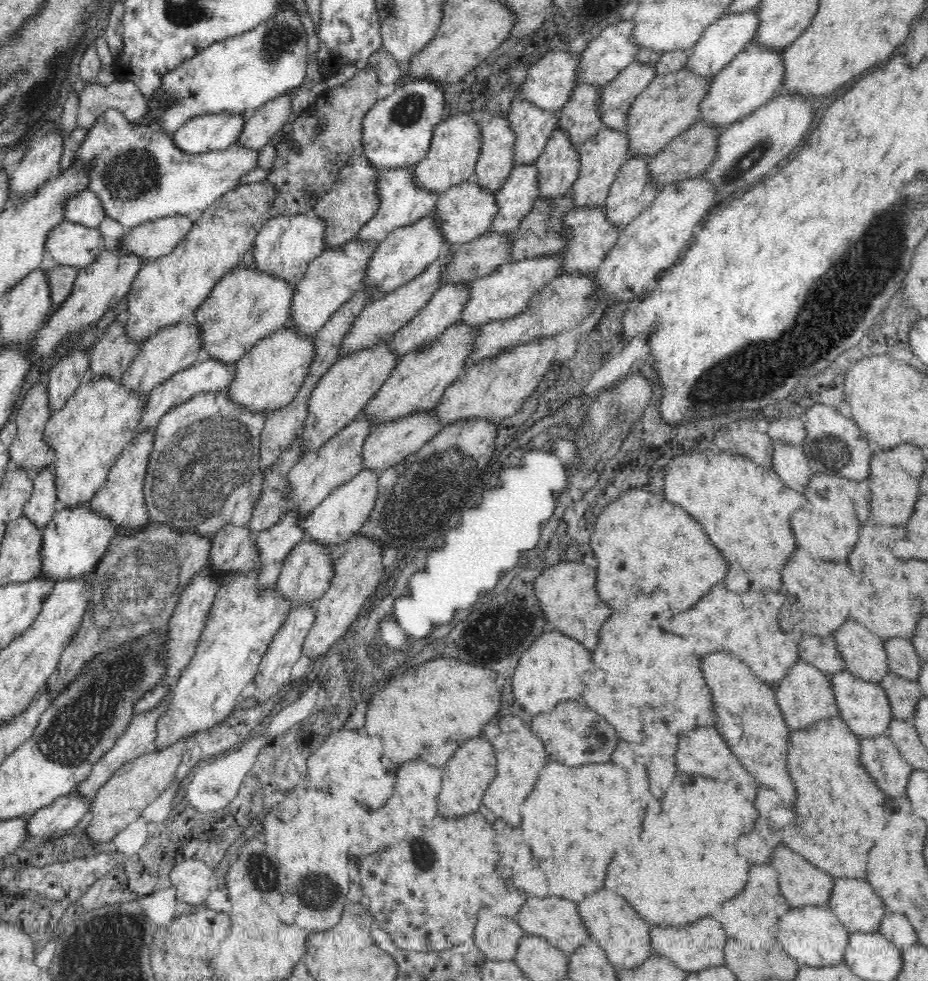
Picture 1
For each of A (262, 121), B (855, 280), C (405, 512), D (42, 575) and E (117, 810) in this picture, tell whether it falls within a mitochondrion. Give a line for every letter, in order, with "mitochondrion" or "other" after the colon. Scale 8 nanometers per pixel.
A: other
B: mitochondrion
C: mitochondrion
D: other
E: other

